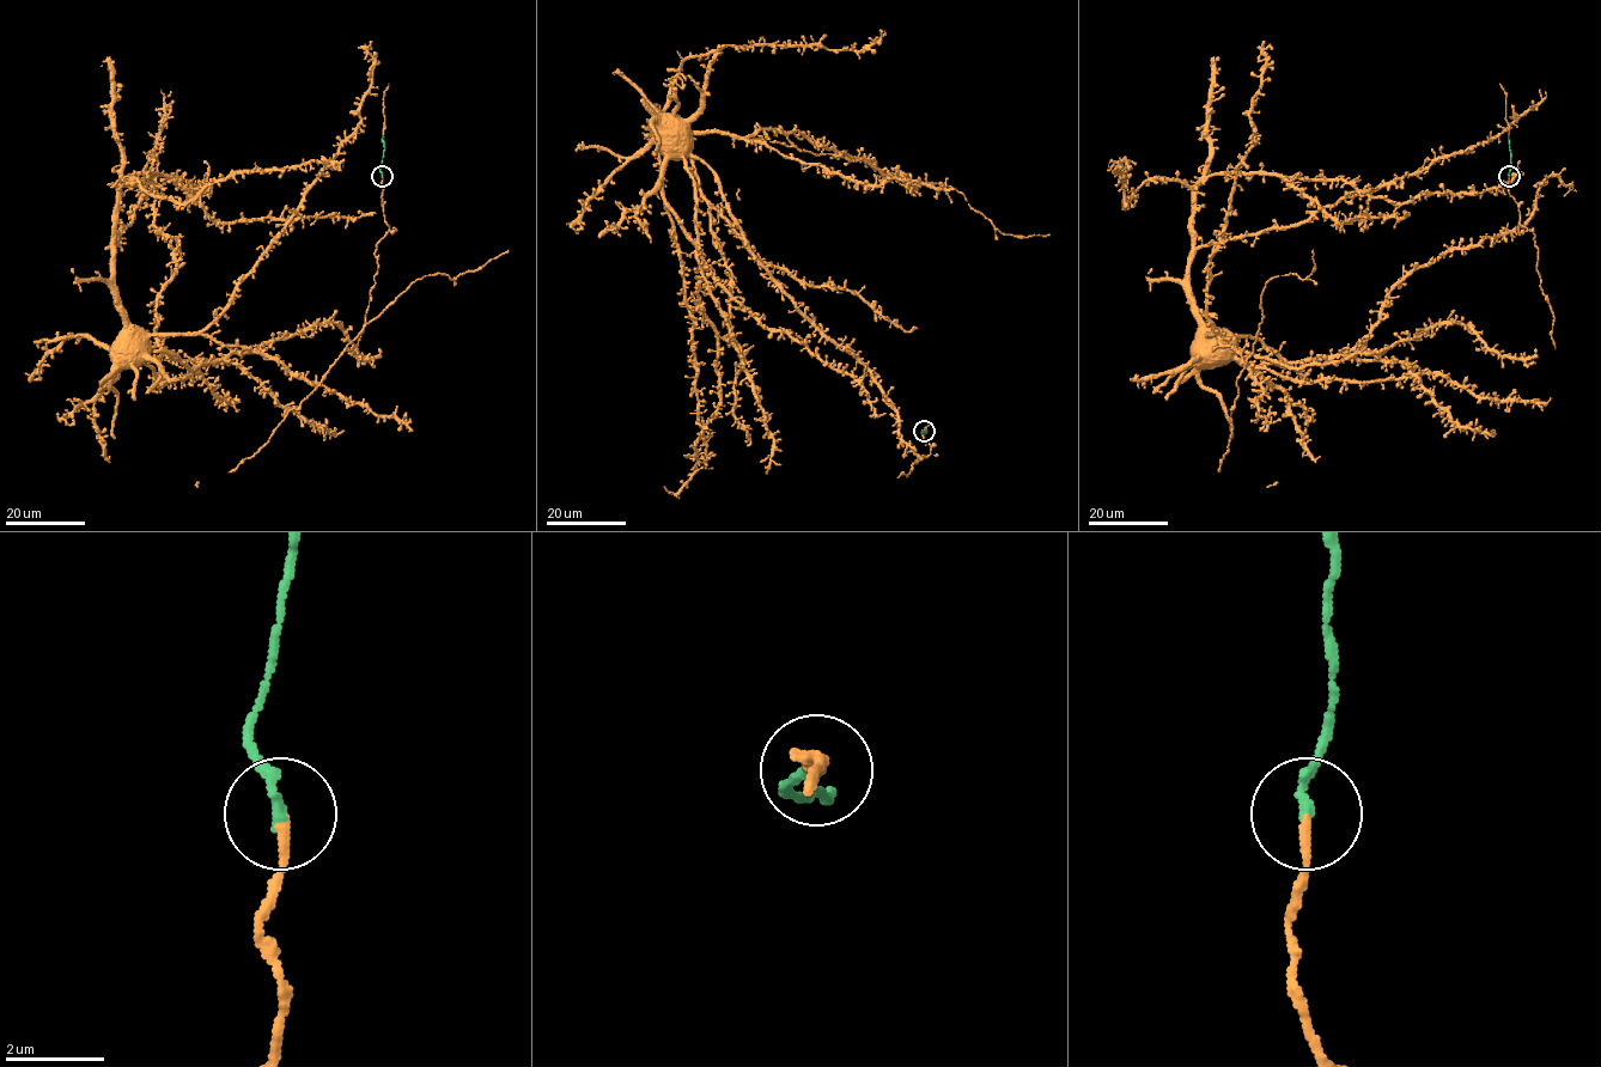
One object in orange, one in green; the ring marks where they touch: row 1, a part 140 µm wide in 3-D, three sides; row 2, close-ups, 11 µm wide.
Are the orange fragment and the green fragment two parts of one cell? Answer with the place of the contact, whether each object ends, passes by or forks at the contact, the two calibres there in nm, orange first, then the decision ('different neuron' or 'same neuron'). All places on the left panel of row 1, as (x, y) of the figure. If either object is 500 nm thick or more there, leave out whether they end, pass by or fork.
at (382, 176); orange ends there; green ends there; 190 nm thick on the orange side, 240 nm on the other; same neuron

